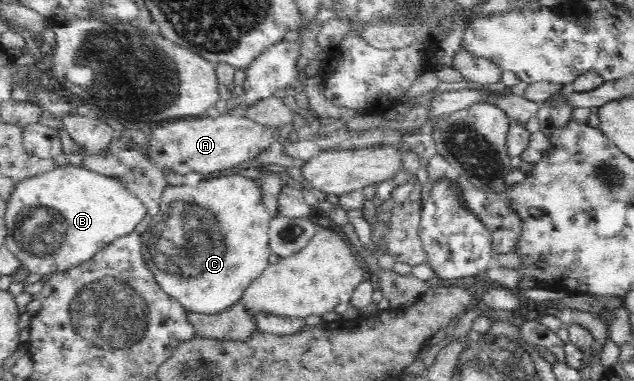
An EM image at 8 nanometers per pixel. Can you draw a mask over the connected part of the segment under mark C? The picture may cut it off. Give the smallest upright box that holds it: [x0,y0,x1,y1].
[142,172,270,314]

